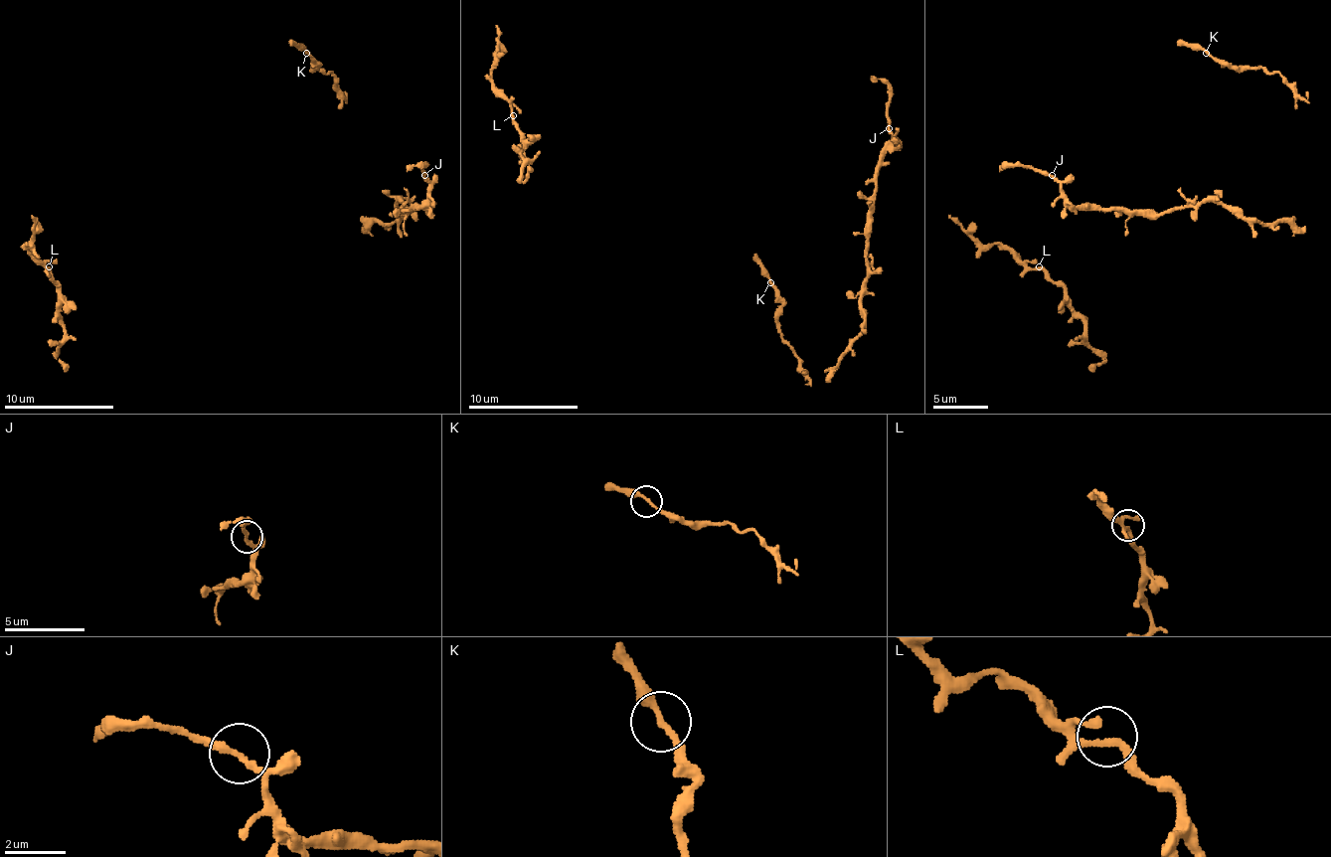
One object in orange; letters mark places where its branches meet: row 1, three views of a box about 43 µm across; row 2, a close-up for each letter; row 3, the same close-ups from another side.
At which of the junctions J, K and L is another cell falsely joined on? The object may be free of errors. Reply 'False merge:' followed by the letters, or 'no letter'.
False merge: no letter

